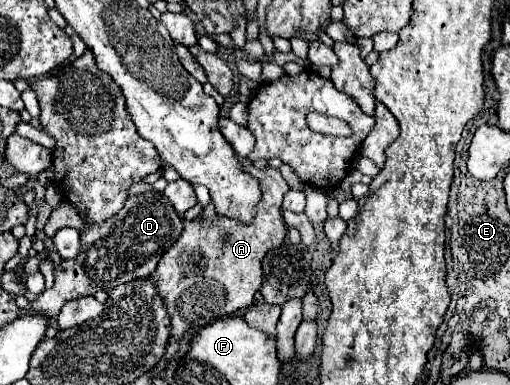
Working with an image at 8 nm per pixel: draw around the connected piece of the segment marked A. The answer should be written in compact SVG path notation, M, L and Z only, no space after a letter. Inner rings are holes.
M242 164L246 172L260 180L262 200L256 208L252 224L240 224L236 220L218 216L214 204L206 206L202 214L186 222L180 238L160 258L158 268L148 276L156 292L162 296L170 316L170 336L182 340L192 332L190 322L202 322L202 328L224 316L236 314L242 308L250 308L262 286L262 258L268 250L280 246L286 238L286 224L282 218L282 198L288 192L288 184L280 170L270 166L258 170Z

